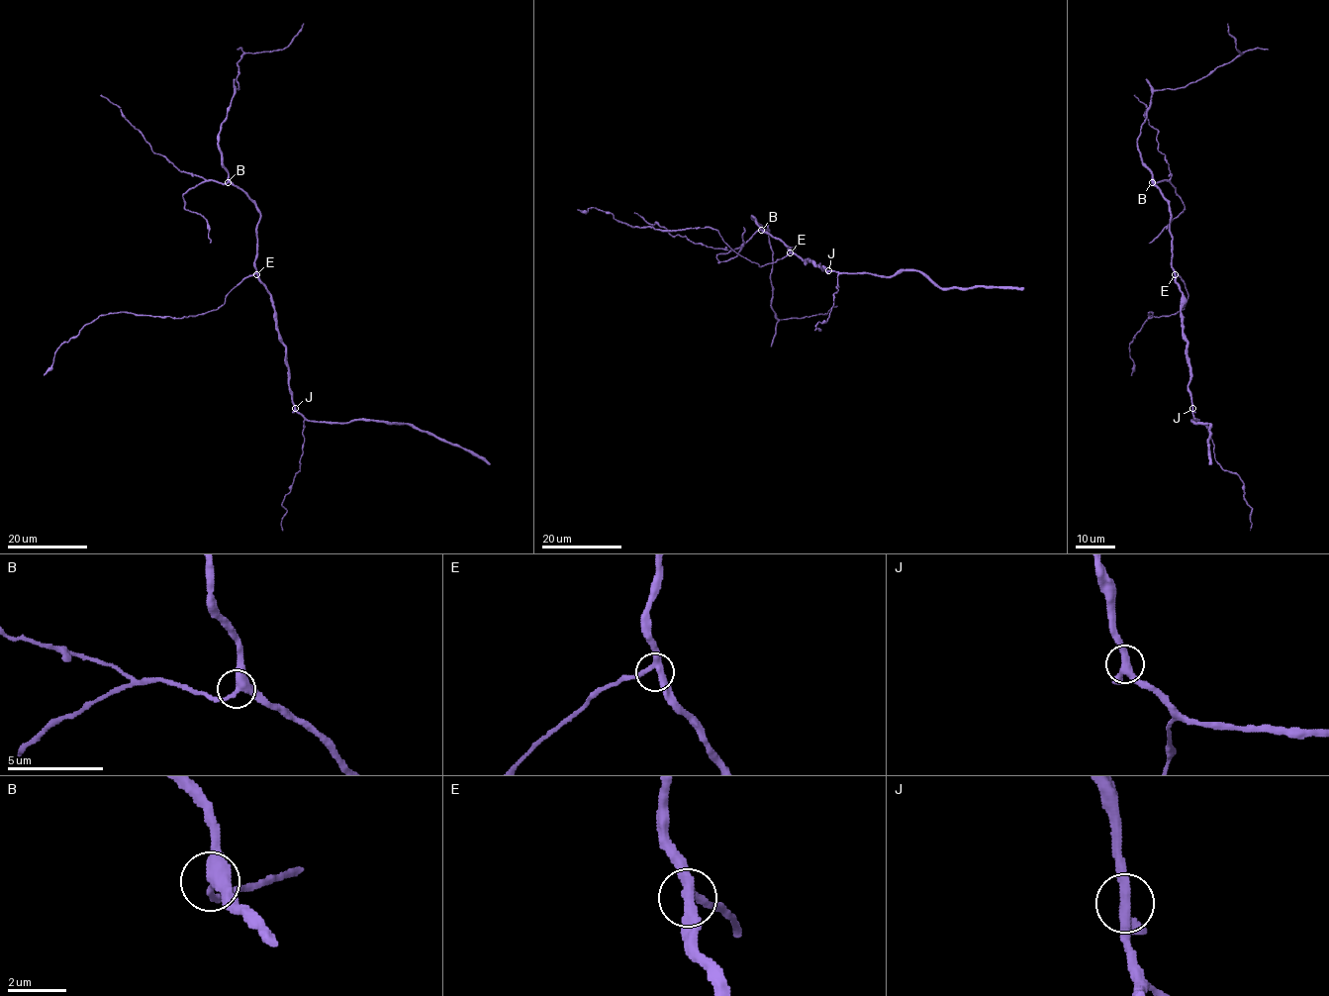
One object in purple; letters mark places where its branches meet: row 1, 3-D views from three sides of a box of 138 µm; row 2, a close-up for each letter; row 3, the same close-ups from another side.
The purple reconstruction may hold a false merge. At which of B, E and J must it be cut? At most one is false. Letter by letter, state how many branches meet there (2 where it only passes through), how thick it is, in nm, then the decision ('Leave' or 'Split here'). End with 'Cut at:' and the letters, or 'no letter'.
B: Branches: 3. Thickness 380 nm. Leave
E: Branches: 3. Thickness 320 nm. Leave
J: Branches: 3. Thickness 320 nm. Leave
Cut at: no letter

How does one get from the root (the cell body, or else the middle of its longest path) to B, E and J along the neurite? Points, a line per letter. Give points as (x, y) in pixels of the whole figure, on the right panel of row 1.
B: (1172, 262), (1170, 203), (1152, 182)
E: (1172, 262), (1175, 274)
J: (1172, 262), (1175, 281), (1182, 293), (1181, 320), (1186, 342), (1192, 409)

